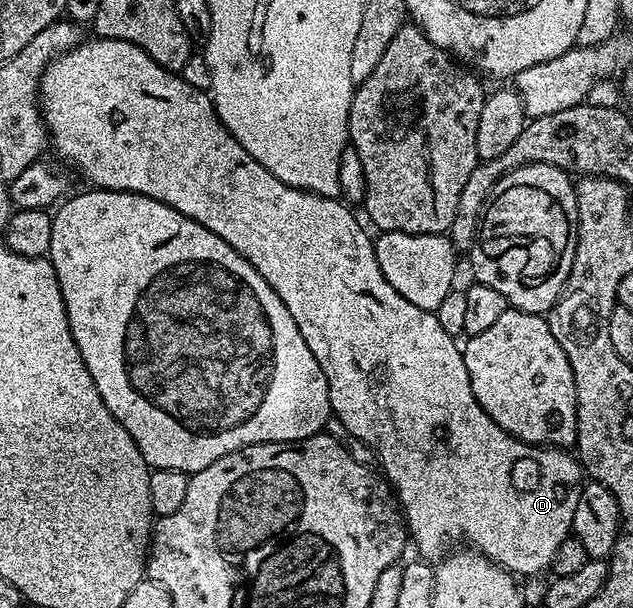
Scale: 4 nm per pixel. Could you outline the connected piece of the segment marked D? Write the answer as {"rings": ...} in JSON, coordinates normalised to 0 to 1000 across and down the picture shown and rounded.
{"rings":[[[153,59],[144,61],[141,66],[131,66],[104,84],[103,89],[95,89],[88,95],[81,95],[79,104],[73,107],[73,117],[66,120],[66,130],[60,140],[63,156],[63,186],[68,201],[73,204],[76,215],[76,234],[85,247],[100,260],[96,265],[117,266],[117,273],[137,293],[144,308],[158,313],[194,313],[196,316],[209,316],[221,322],[234,322],[240,329],[253,329],[253,336],[265,336],[272,342],[278,342],[278,349],[284,349],[291,355],[297,355],[303,362],[310,362],[310,368],[316,368],[322,375],[329,375],[329,382],[341,382],[341,388],[348,388],[348,395],[354,395],[365,408],[370,410],[379,421],[385,421],[385,428],[392,428],[392,434],[398,434],[398,441],[404,441],[404,447],[411,447],[411,454],[417,454],[417,461],[436,480],[436,487],[442,487],[442,493],[449,500],[449,507],[455,507],[455,513],[461,520],[461,526],[468,526],[468,539],[474,539],[474,553],[480,553],[480,566],[487,566],[487,572],[493,577],[493,586],[499,586],[499,599],[506,599],[506,605],[512,612],[512,618],[518,625],[518,651],[521,653],[523,676],[537,691],[537,697],[543,697],[543,704],[556,717],[562,717],[575,730],[581,730],[589,740],[596,765],[600,768],[602,778],[607,781],[611,793],[616,794],[629,822],[629,831],[635,834],[635,844],[641,854],[641,870],[645,873],[646,890],[651,898],[660,903],[659,916],[667,921],[697,921],[705,916],[712,903],[711,885],[717,891],[724,891],[731,885],[731,893],[741,895],[755,910],[763,911],[768,918],[774,918],[787,931],[795,931],[798,938],[806,939],[814,947],[826,947],[825,944],[850,944],[855,938],[867,939],[875,929],[875,916],[878,914],[878,901],[885,901],[885,895],[891,895],[891,888],[902,883],[907,868],[907,850],[910,849],[910,822],[916,822],[916,809],[923,798],[923,775],[908,748],[896,743],[893,738],[880,734],[840,734],[836,727],[823,727],[818,720],[810,720],[803,711],[796,711],[796,704],[790,704],[790,697],[784,697],[777,691],[777,684],[771,684],[771,678],[765,678],[765,671],[758,671],[758,664],[752,658],[752,651],[746,651],[746,625],[739,625],[739,605],[733,605],[733,586],[730,584],[730,569],[725,567],[712,549],[701,546],[701,539],[695,539],[695,526],[690,515],[671,510],[670,507],[657,507],[657,500],[651,500],[645,493],[638,493],[638,487],[632,487],[632,480],[626,480],[626,474],[619,474],[619,467],[613,467],[613,461],[607,461],[607,447],[600,447],[600,434],[594,428],[594,414],[591,413],[591,391],[586,387],[578,387],[578,378],[569,367],[559,360],[559,352],[551,337],[545,331],[534,326],[513,326],[504,319],[494,319],[491,313],[469,313],[455,303],[449,303],[436,289],[430,289],[430,283],[423,283],[423,276],[417,276],[417,270],[411,270],[398,257],[392,257],[392,250],[371,227],[359,217],[355,207],[344,194],[344,186],[338,181],[338,163],[332,160],[324,148],[311,148],[299,141],[289,132],[286,120],[275,120],[259,113],[246,99],[240,99],[234,92],[234,86],[223,82],[215,72],[199,71],[190,64],[158,63]]]}

